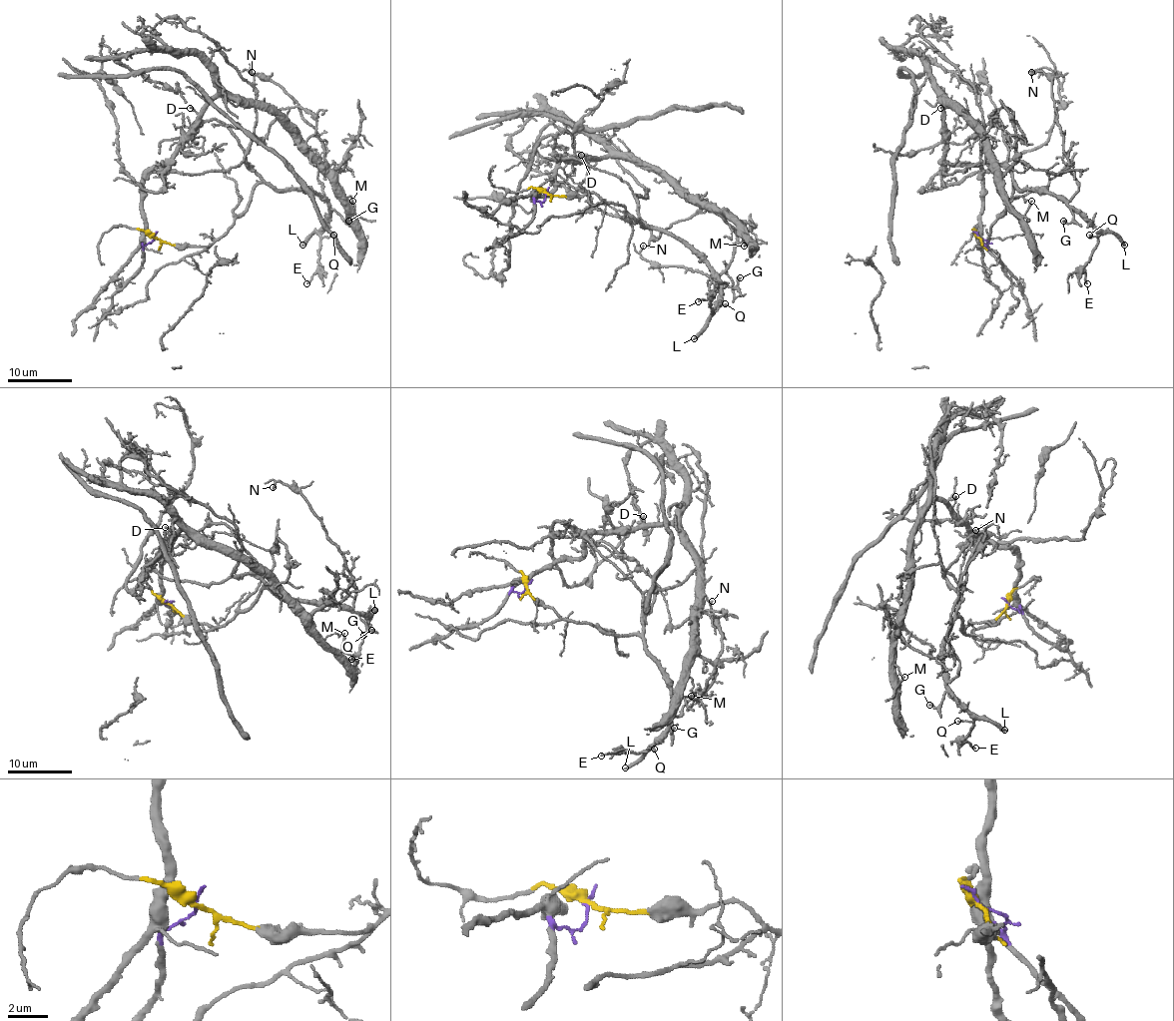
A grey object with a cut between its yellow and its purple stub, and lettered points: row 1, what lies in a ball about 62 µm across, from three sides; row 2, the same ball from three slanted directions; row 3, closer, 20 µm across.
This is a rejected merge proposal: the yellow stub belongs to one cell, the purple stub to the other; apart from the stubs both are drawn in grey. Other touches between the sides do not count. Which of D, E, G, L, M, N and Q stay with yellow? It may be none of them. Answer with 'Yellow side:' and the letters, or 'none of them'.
Yellow side: E, G, L, Q

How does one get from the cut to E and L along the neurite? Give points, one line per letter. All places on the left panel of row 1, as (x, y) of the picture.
E: (155, 237), (205, 247), (245, 209), (257, 185), (311, 190), (327, 204), (329, 221), (319, 268), (306, 283)
L: (155, 237), (216, 242), (252, 190), (270, 183), (311, 190), (327, 204), (329, 219), (301, 245)

